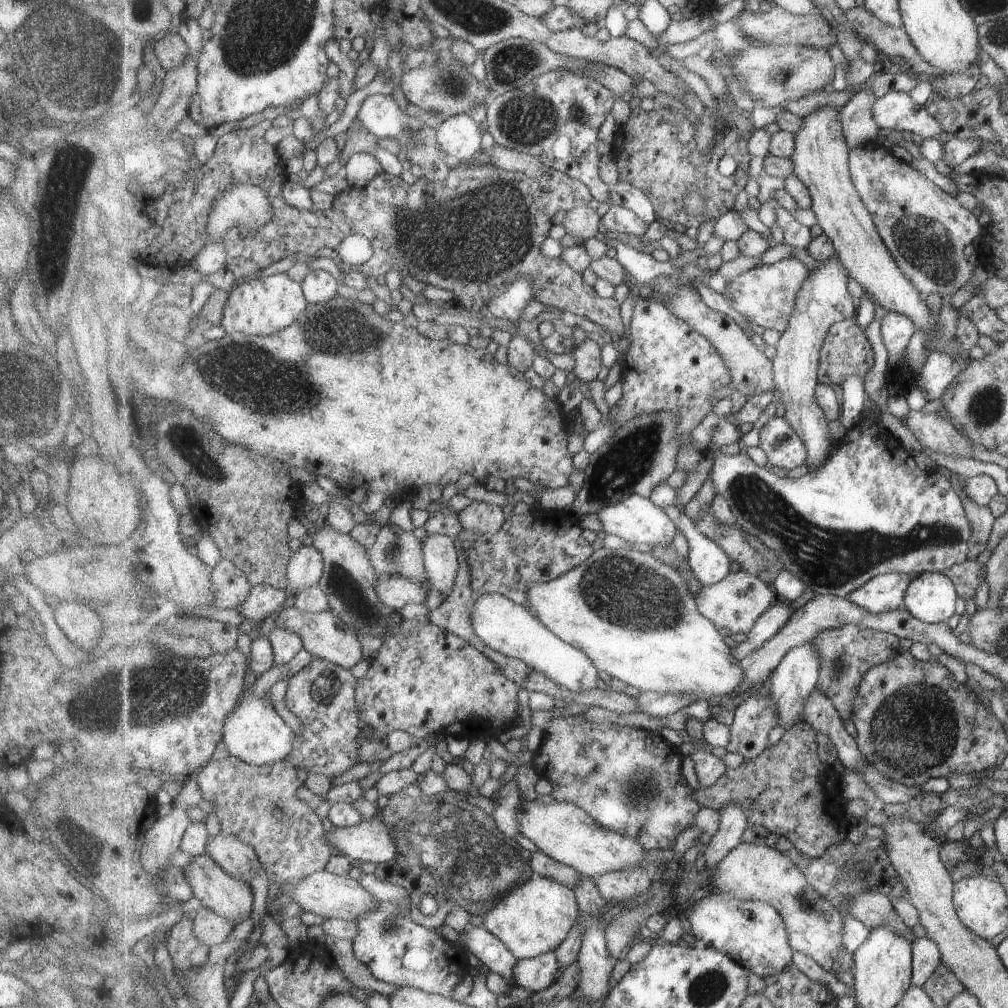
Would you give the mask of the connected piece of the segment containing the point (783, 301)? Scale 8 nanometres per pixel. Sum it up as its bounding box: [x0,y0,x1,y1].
[723,257,812,333]

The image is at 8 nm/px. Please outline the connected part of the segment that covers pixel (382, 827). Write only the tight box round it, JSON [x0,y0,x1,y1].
[327,807,400,863]

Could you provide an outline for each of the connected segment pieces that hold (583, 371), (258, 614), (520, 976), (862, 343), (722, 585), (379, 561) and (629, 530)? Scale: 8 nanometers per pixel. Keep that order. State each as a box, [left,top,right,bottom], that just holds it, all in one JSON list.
[[574,335,603,382],[237,585,287,626],[513,952,559,993],[819,318,876,385],[697,568,776,638],[368,522,431,587],[598,494,678,547]]

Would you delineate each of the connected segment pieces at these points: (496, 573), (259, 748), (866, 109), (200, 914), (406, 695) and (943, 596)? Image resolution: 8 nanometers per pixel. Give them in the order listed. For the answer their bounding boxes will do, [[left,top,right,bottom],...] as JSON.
[[466,507,595,617],[224,649,316,766],[841,88,882,150],[193,906,236,947],[356,619,520,741],[905,573,958,623]]

